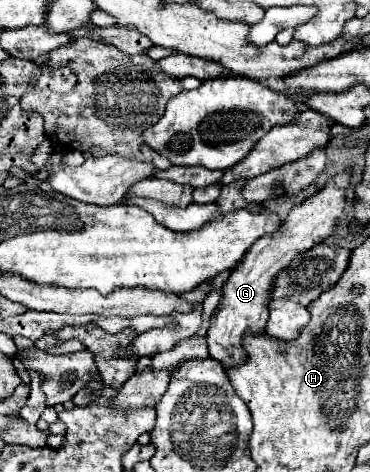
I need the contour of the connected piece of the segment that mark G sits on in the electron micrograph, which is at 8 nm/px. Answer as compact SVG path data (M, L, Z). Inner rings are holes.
M338 173L322 191L314 197L308 197L304 203L296 205L288 219L282 223L280 231L268 237L258 239L252 249L246 253L244 261L230 273L228 281L224 283L224 293L220 299L218 309L210 321L210 335L206 335L210 357L224 365L224 369L238 367L246 359L246 351L242 347L242 337L246 331L252 335L264 333L268 321L268 303L270 303L270 289L272 279L286 267L290 261L300 255L302 251L322 243L336 227L338 219L344 215L346 209L346 191L348 191L348 175Z

